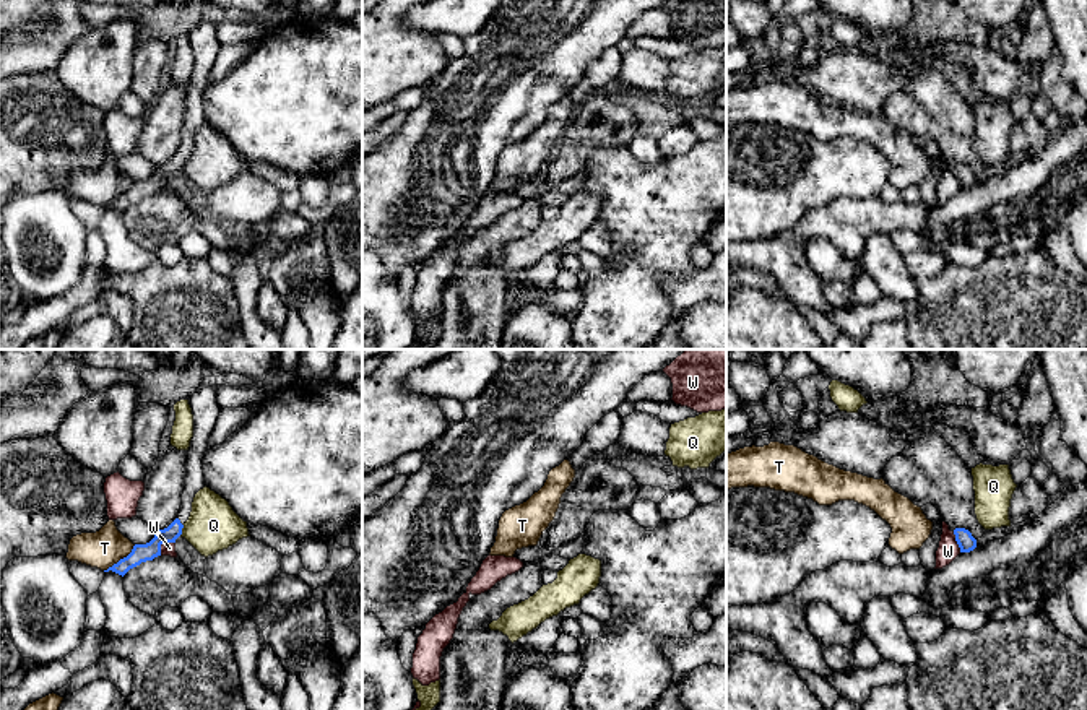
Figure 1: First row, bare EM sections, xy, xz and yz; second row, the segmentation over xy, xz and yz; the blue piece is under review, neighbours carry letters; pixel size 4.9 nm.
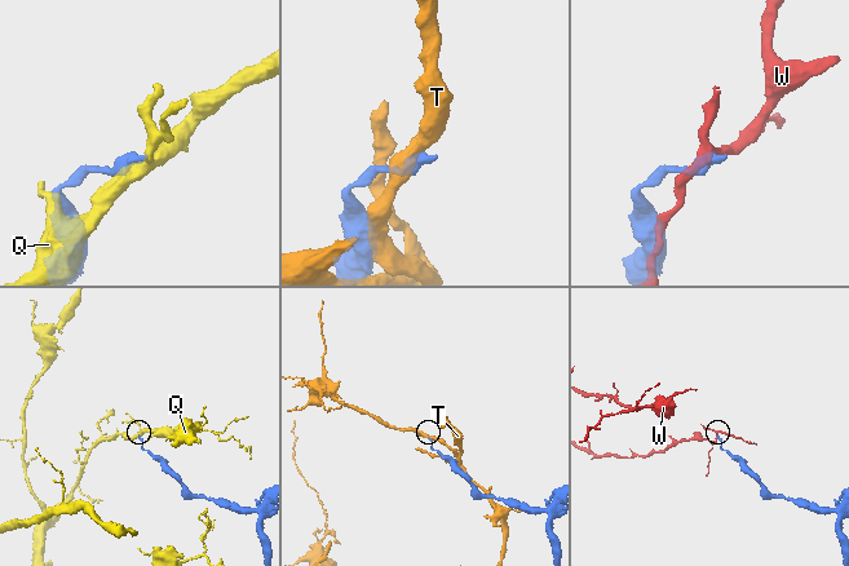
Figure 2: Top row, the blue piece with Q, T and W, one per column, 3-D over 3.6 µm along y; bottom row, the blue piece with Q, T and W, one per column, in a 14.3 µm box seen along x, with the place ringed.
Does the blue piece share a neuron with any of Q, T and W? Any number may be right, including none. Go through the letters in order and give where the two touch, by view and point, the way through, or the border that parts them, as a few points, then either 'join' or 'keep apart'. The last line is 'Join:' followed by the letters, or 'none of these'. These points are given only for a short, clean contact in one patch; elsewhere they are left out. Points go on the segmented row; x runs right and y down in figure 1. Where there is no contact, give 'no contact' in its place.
Q: contact xy (181, 530); border xy (184, 525), (179, 535); keep apart
T: contact xy (121, 559); border xy (135, 545), (104, 571); keep apart
W: contact xy (163, 543); border xy (174, 541), (166, 541), (160, 554); keep apart
Join: none of these

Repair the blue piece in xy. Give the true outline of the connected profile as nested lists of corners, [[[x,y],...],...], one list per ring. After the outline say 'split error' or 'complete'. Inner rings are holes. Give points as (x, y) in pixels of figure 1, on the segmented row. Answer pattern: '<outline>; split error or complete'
[[[205,377],[197,392],[188,398],[193,414],[193,437],[188,447],[187,476],[182,494],[182,505],[177,518],[164,530],[158,530],[154,538],[146,544],[135,544],[132,552],[104,572],[125,575],[130,569],[141,562],[153,561],[161,556],[161,546],[175,543],[182,535],[184,523],[192,512],[195,494],[206,486],[203,476],[203,457],[208,447],[208,439],[219,416],[216,377]]]; split error

